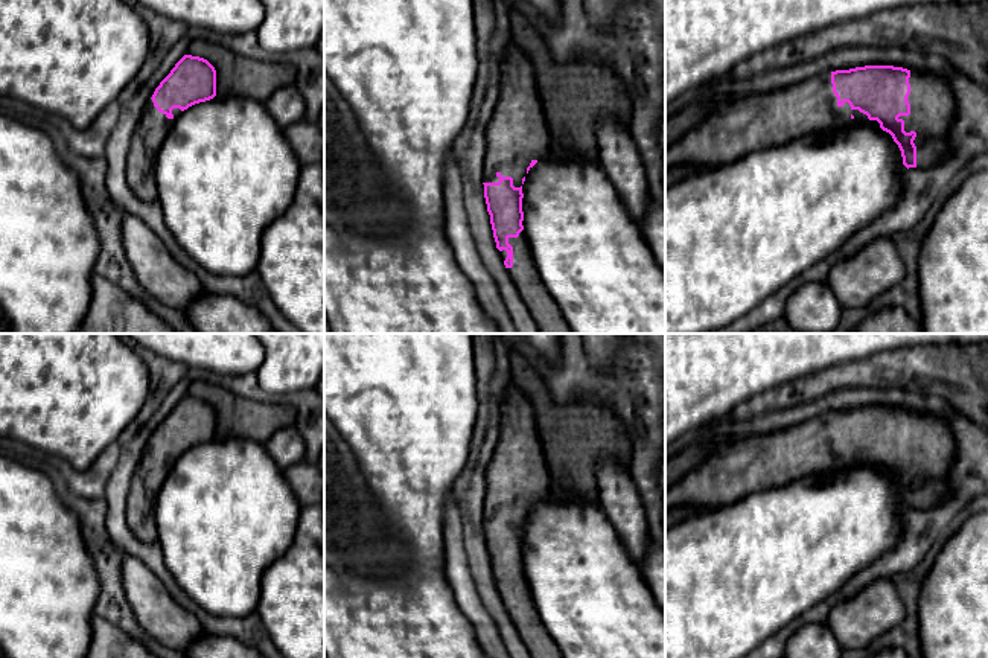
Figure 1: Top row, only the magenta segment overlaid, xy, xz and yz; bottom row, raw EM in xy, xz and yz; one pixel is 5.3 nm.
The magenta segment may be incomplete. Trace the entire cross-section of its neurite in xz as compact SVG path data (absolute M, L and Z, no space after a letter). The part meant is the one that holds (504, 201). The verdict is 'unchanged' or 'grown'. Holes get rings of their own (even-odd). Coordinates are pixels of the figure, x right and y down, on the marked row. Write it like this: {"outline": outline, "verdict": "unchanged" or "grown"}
{"outline": "M518 38L510 43L502 61L501 94L487 125L486 142L487 149L483 174L484 198L496 248L499 250L507 273L536 321L539 334L574 334L539 276L522 225L522 184L525 175L537 161L547 160L553 154L553 137L545 122L536 88L533 61Z", "verdict": "grown"}

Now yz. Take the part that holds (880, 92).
{"outline": "M865 65L828 72L761 96L752 96L708 111L665 149L665 169L706 171L734 163L755 151L778 148L810 134L856 123L880 126L898 145L903 164L929 169L950 154L948 133L956 101L947 81L894 65Z", "verdict": "grown"}

